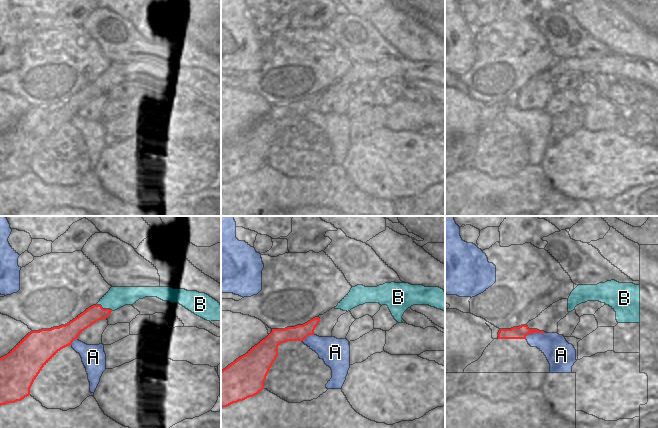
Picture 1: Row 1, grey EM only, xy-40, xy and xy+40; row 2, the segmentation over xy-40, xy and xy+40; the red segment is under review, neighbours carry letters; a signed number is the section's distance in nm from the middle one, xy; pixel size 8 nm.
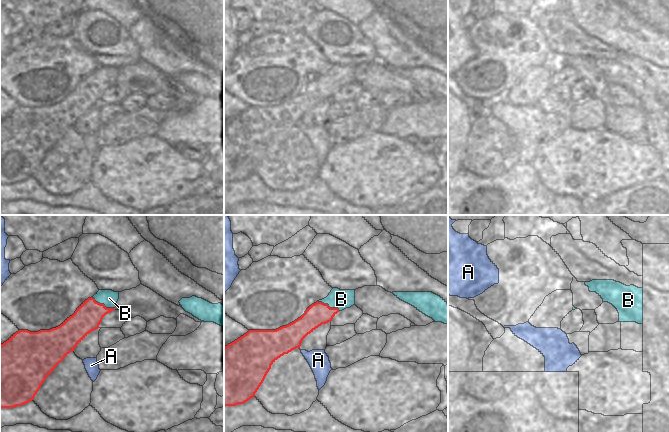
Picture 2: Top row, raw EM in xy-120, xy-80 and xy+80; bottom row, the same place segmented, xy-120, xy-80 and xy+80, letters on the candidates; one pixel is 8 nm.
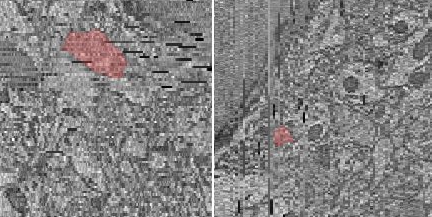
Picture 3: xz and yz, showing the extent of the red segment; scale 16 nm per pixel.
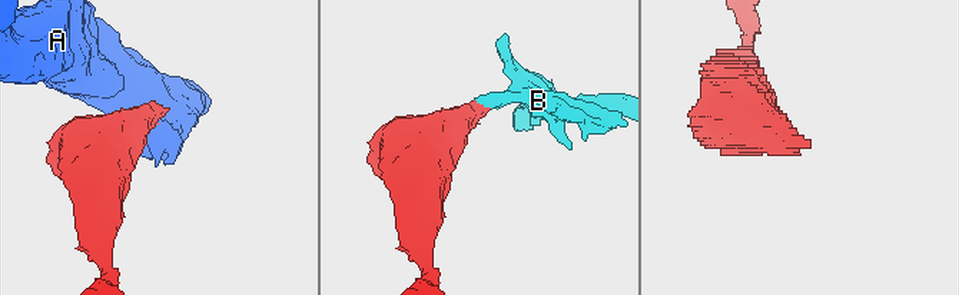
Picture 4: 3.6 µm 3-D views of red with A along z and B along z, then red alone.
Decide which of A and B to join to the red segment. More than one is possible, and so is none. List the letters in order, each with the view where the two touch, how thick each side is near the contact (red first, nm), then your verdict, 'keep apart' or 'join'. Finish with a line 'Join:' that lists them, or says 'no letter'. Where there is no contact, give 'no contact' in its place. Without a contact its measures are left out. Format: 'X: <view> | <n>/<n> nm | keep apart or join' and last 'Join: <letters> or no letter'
A: xy+40 | 100/220 nm | keep apart
B: xy-40 | 130/170 nm | keep apart
Join: no letter

